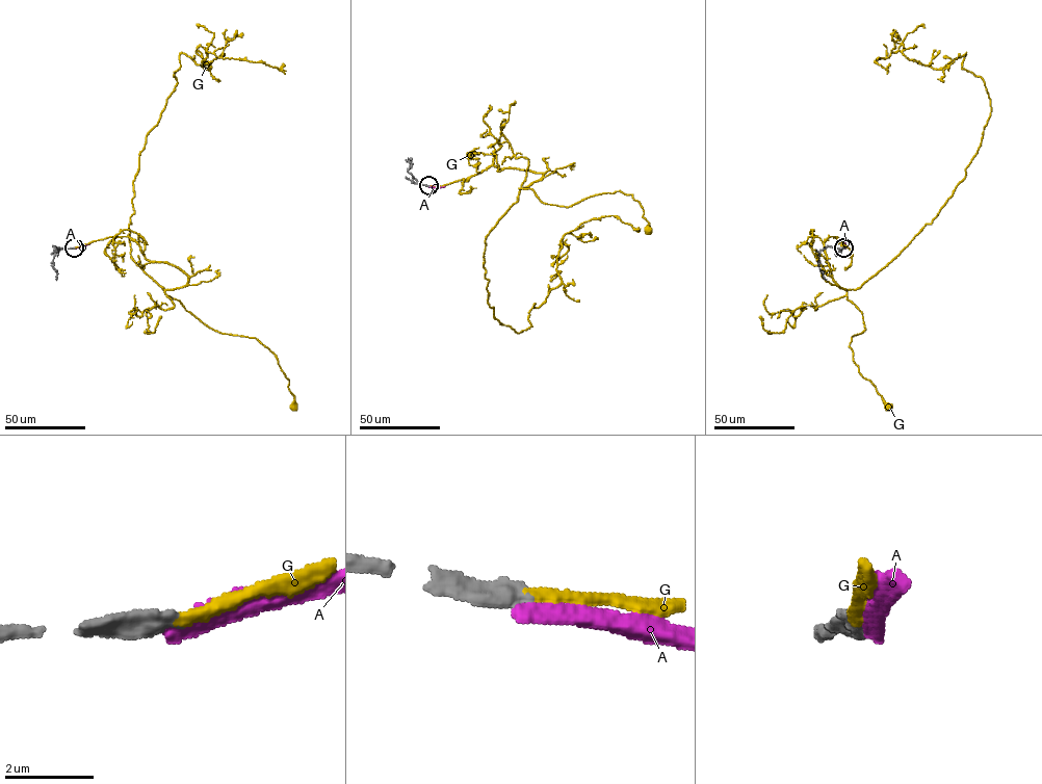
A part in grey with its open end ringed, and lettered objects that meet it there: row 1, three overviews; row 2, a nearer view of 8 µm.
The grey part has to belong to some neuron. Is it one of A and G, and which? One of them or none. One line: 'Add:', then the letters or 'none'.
Add: G

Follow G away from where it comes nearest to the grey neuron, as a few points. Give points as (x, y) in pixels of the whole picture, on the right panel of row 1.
G: (843, 247), (837, 237), (824, 242), (832, 280), (861, 312), (865, 329), (850, 343), (854, 362), (887, 406)

